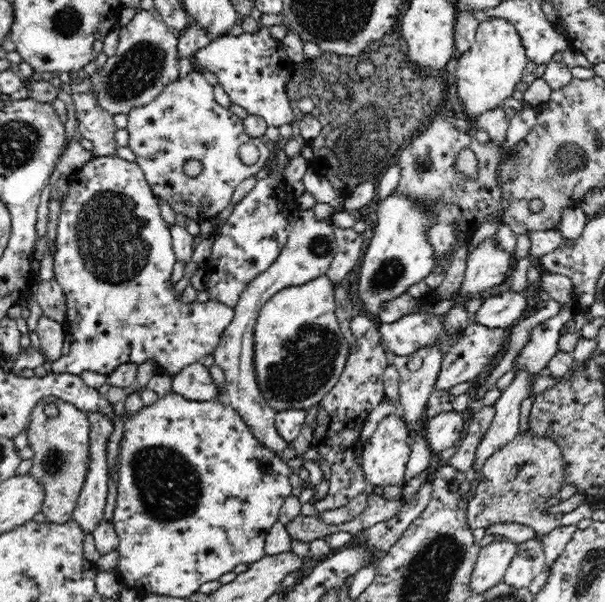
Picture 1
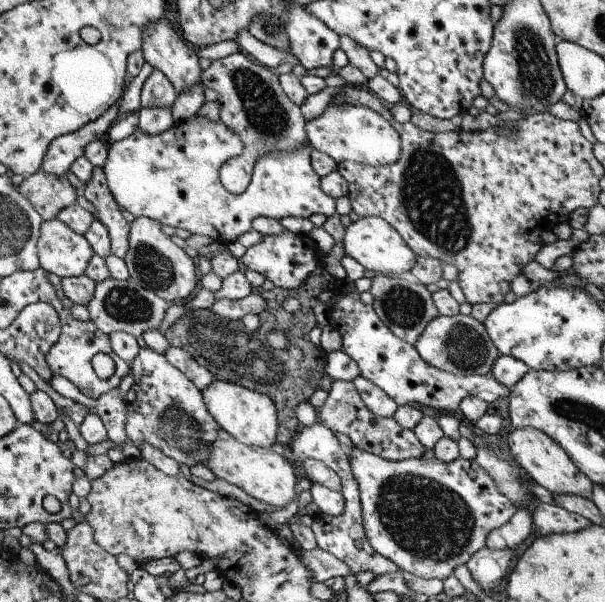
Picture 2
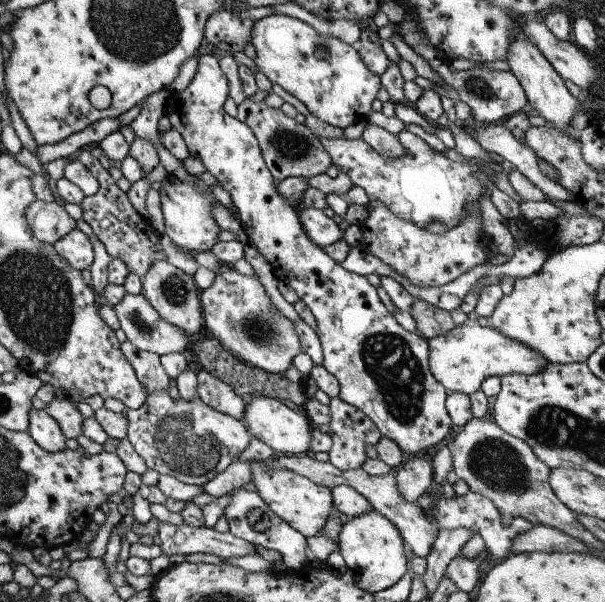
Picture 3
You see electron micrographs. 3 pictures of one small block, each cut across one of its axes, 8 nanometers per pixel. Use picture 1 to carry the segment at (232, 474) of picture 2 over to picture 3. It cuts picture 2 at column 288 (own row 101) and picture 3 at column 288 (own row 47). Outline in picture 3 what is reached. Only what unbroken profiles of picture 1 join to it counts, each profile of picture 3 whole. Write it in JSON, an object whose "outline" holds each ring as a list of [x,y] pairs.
{"outline":[[[249,460],[251,464],[251,482],[256,488],[259,498],[269,506],[269,510],[281,518],[285,524],[293,527],[305,538],[319,535],[321,526],[327,522],[331,514],[331,489],[329,487],[317,486],[309,482],[308,478],[295,474],[291,470],[269,470],[261,468],[259,461]]]}

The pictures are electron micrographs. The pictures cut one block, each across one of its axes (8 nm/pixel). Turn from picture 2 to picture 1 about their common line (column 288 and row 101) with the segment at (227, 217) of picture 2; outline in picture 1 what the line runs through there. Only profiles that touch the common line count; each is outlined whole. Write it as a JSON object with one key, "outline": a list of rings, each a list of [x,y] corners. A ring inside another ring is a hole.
{"outline":[[[192,69],[186,77],[171,82],[162,92],[148,104],[134,108],[127,115],[129,132],[128,146],[136,153],[136,162],[145,174],[145,179],[152,187],[156,196],[169,200],[175,212],[184,214],[186,218],[193,218],[198,223],[203,220],[214,219],[228,204],[230,198],[240,182],[254,176],[266,166],[270,150],[266,147],[266,139],[252,137],[244,131],[242,118],[235,116],[231,110],[224,110],[214,99],[214,86],[206,81],[200,69]],[[246,142],[255,144],[260,152],[258,160],[251,165],[246,165],[240,159],[238,150]],[[189,160],[198,160],[202,164],[202,171],[195,177],[190,177],[185,171],[185,164]]]}

